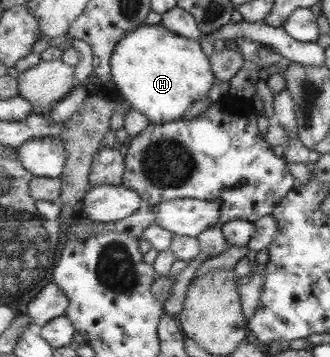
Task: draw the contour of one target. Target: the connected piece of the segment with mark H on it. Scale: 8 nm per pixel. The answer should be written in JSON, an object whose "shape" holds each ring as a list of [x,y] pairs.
{"shape":[[[161,23],[144,24],[131,31],[117,45],[111,67],[112,87],[127,98],[132,110],[143,113],[152,124],[182,120],[195,101],[207,100],[213,83],[218,82],[201,43],[172,33]]]}

